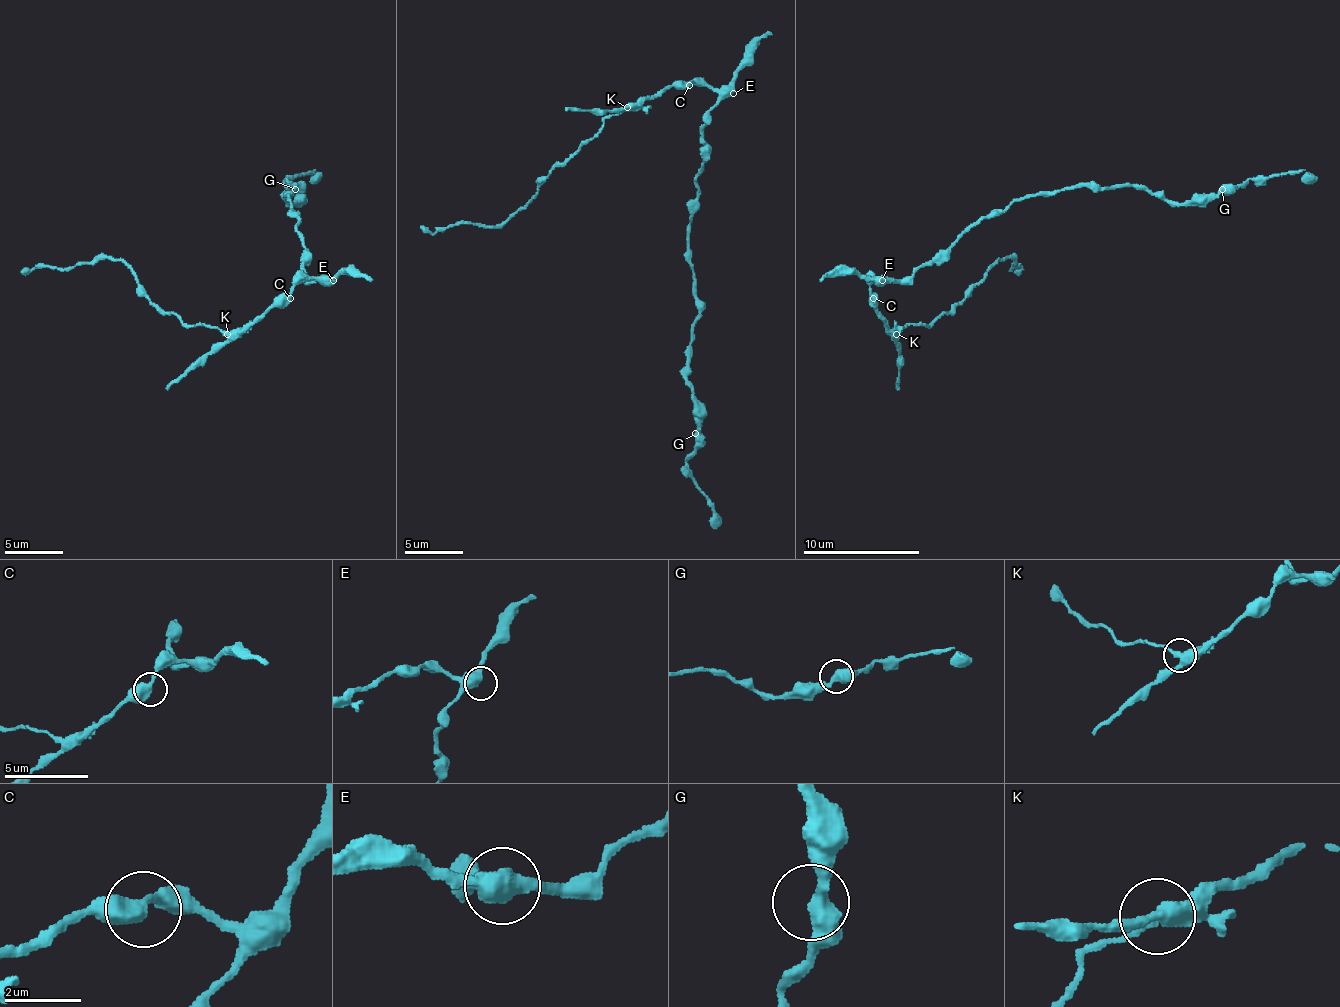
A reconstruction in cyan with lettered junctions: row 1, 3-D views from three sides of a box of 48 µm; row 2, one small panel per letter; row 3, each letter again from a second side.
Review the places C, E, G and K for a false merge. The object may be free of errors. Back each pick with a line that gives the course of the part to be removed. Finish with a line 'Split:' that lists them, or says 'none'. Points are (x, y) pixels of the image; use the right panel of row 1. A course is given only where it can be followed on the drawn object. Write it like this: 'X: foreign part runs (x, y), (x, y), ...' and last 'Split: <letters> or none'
K: foreign part runs (897, 333), (902, 327), (932, 324), (949, 312), (999, 260), (1014, 260), (1011, 269), (1020, 269), (1014, 271)
Split: K

